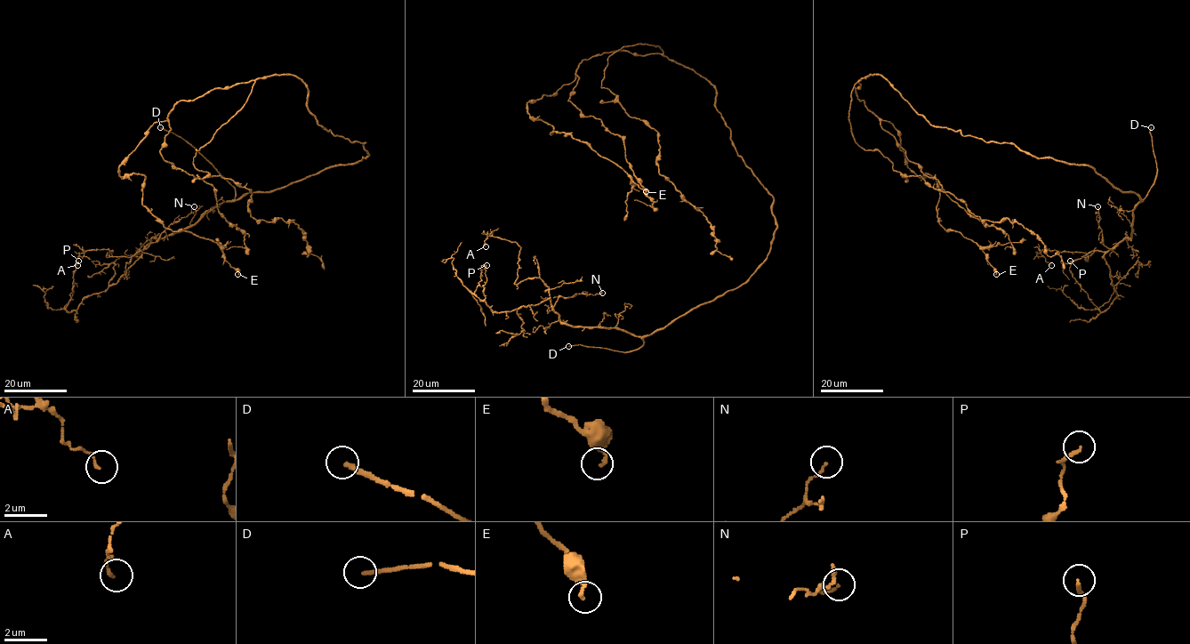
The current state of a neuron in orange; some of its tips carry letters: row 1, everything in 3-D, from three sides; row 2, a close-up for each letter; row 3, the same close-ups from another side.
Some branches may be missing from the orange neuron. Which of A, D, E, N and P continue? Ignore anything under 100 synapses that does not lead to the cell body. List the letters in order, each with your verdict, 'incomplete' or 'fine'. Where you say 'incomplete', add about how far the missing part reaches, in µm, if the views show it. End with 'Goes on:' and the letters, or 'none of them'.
A: fine
D: incomplete; about 30 µm are missing
E: fine
N: fine
P: fine
Goes on: D

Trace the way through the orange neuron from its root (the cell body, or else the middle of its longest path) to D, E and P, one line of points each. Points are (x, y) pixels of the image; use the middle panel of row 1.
D: (742, 157), (773, 198), (776, 229), (758, 269), (735, 288), (646, 335), (638, 349), (568, 346)
E: (742, 157), (716, 90), (660, 54), (594, 55), (570, 84), (527, 103), (550, 134), (586, 141), (646, 191)
P: (742, 157), (773, 198), (766, 260), (649, 334), (565, 325), (550, 299), (494, 312), (474, 294), (486, 265)

